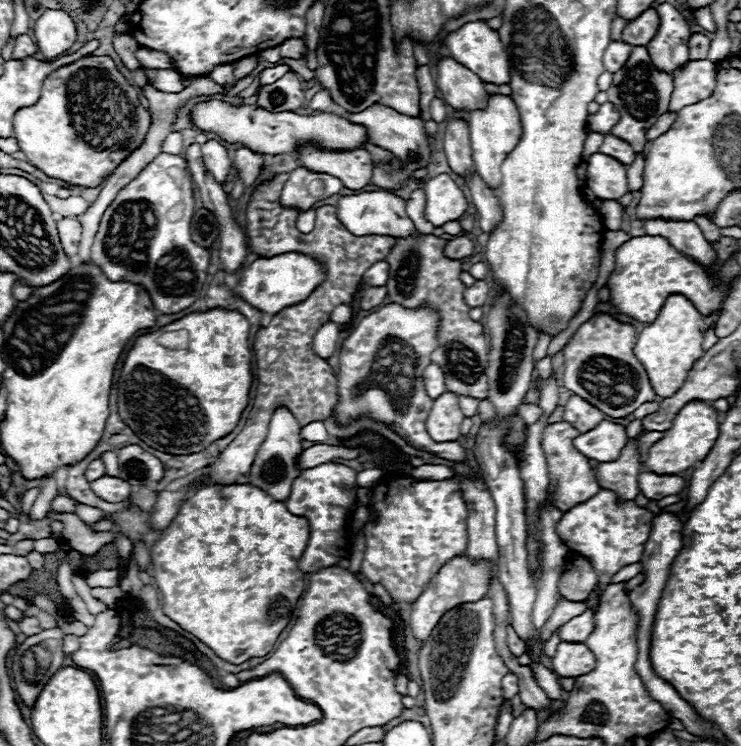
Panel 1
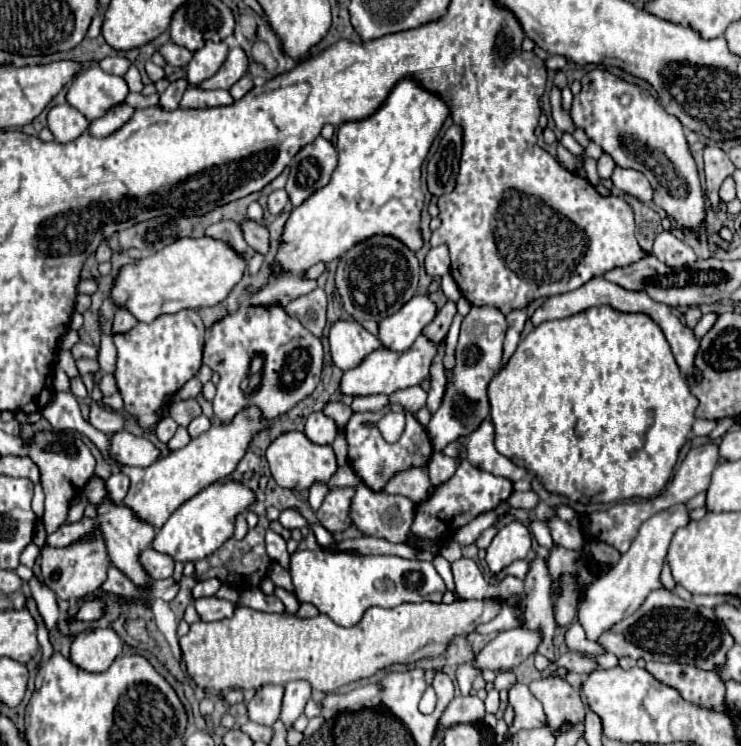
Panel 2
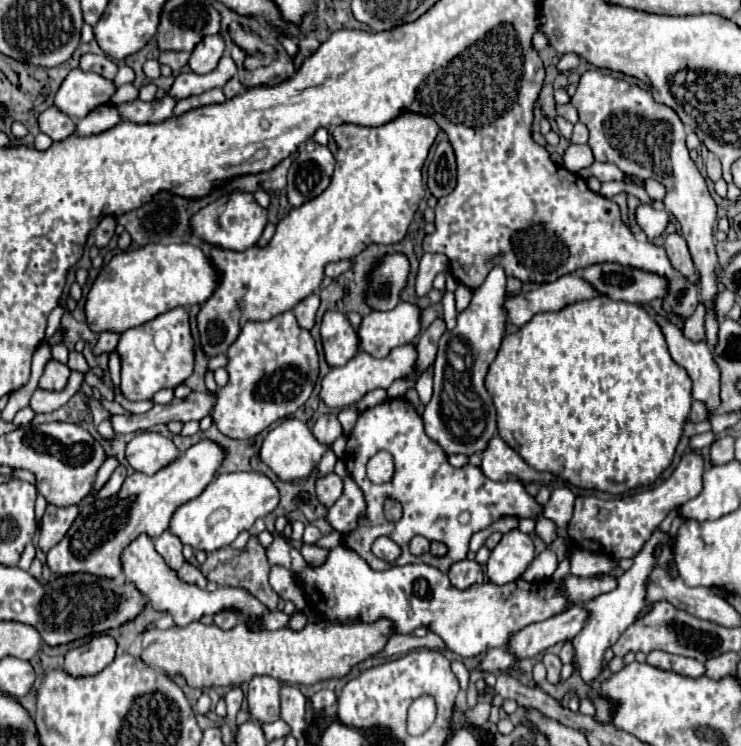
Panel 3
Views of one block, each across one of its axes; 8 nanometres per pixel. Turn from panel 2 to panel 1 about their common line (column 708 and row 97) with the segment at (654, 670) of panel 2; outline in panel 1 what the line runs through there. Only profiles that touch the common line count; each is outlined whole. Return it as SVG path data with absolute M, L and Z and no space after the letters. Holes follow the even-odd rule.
M710 60L688 62L686 68L676 72L674 76L674 92L672 92L668 110L678 112L684 106L690 106L708 98L716 88L716 72L718 72L718 66Z

